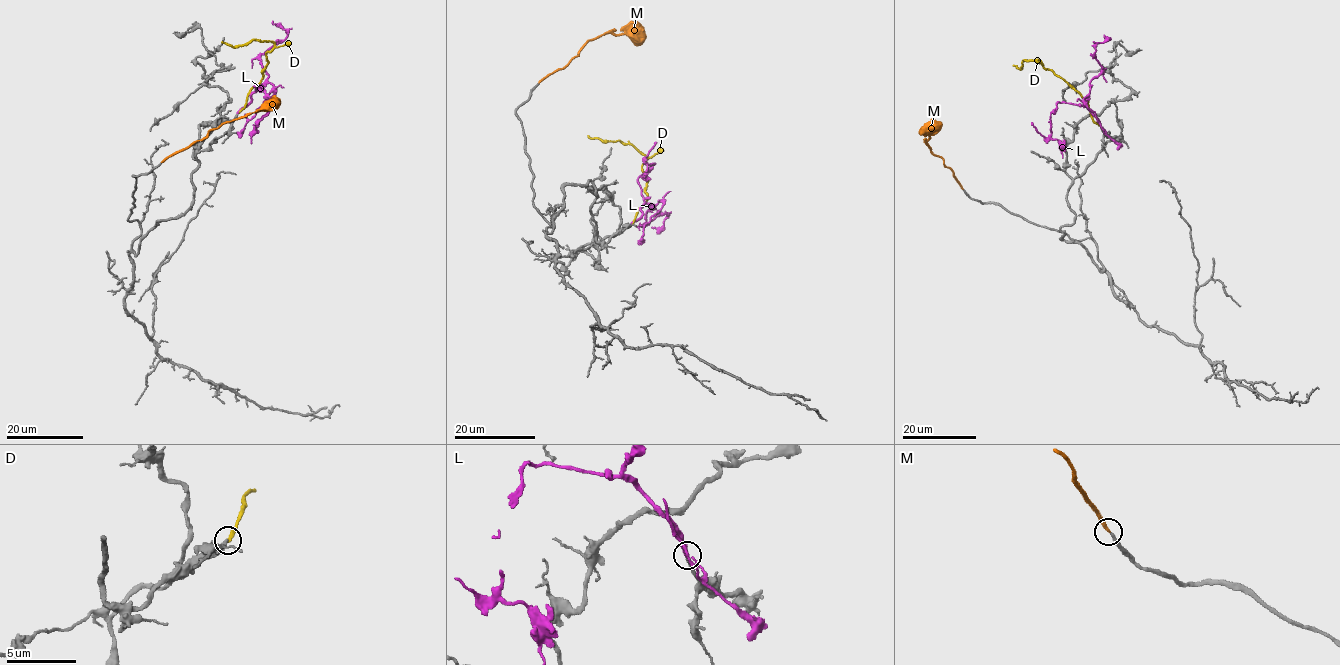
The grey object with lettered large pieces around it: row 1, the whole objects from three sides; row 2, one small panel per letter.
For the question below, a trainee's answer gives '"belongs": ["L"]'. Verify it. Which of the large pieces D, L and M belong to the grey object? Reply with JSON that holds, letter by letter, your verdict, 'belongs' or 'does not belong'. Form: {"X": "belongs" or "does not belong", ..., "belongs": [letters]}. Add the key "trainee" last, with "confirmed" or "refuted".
{"D": "does not belong", "L": "belongs", "M": "belongs", "belongs": ["L", "M"], "trainee": "refuted"}

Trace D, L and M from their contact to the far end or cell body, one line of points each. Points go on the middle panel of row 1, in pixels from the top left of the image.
D: (632, 223), (647, 196), (647, 180), (642, 168), (647, 158), (619, 140), (600, 141), (588, 136)
L: (631, 222), (649, 203), (655, 208), (647, 211), (645, 224), (668, 215), (660, 227), (652, 227)
M: (539, 82), (562, 69), (591, 39), (611, 33), (644, 34)

